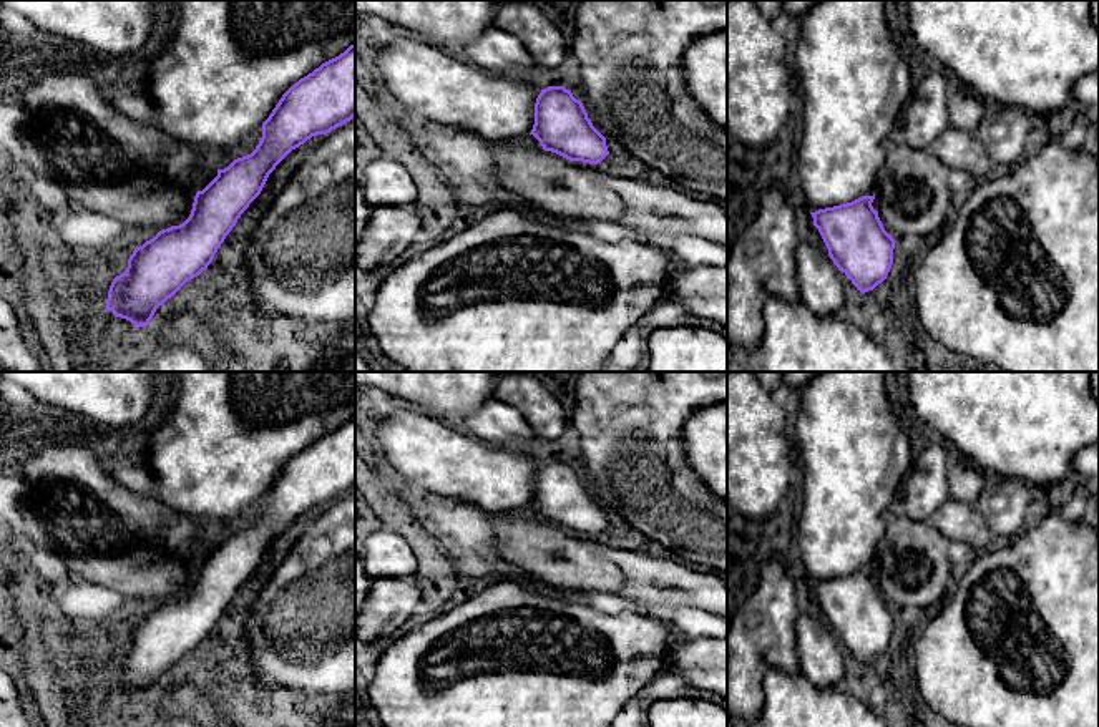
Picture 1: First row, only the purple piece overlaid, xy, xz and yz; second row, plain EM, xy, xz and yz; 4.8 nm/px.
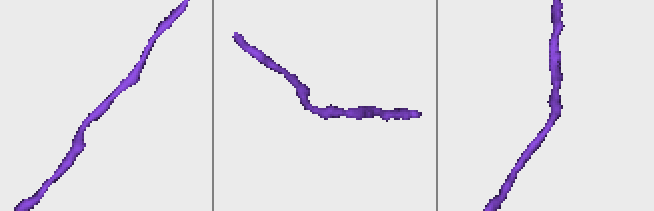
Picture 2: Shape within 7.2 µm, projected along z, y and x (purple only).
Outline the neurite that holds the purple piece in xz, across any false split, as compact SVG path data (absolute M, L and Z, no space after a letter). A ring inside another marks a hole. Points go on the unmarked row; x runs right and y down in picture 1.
M564 458L541 461L530 506L545 523L569 533L598 536L609 526L606 510L593 498L583 475Z

